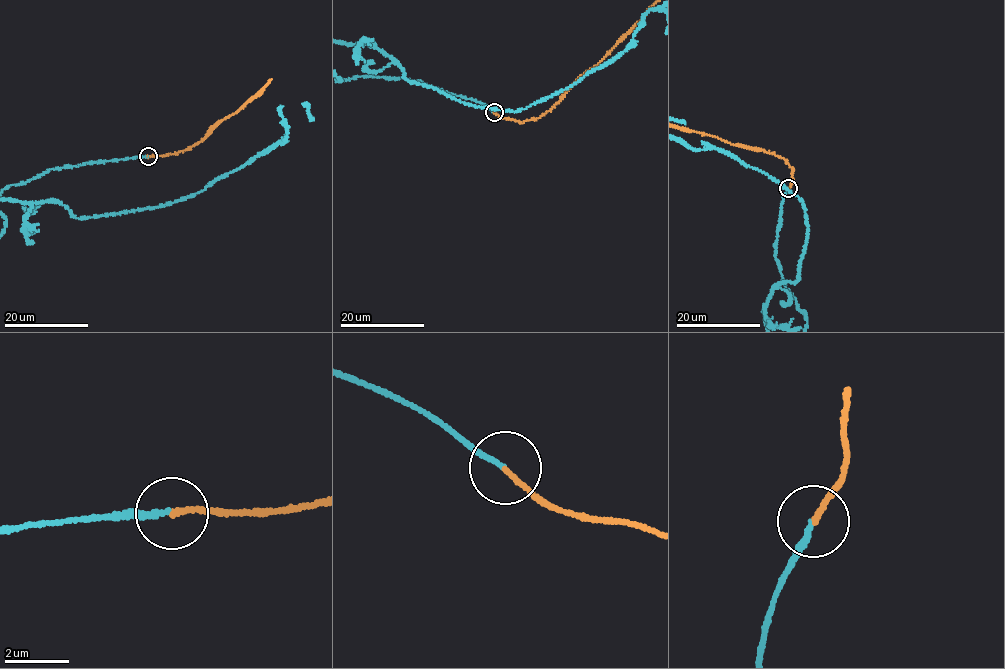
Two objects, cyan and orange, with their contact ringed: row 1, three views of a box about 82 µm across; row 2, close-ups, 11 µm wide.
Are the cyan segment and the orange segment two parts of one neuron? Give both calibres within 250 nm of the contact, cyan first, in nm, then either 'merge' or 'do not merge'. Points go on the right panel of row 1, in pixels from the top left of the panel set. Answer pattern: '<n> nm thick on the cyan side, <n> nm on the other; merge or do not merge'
160 nm thick on the cyan side, 170 nm on the other; merge

